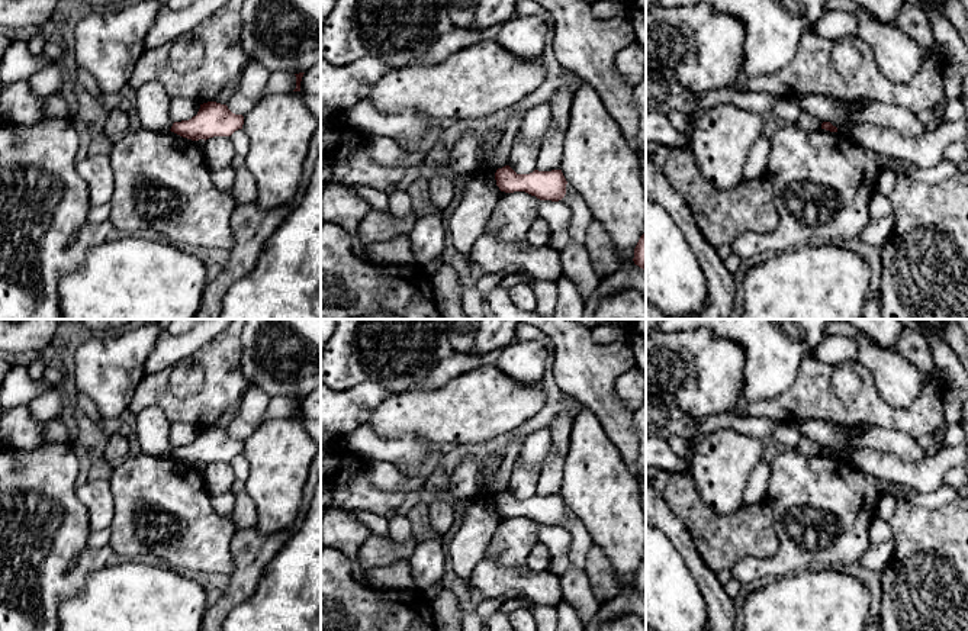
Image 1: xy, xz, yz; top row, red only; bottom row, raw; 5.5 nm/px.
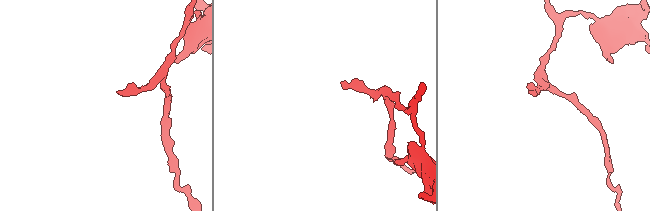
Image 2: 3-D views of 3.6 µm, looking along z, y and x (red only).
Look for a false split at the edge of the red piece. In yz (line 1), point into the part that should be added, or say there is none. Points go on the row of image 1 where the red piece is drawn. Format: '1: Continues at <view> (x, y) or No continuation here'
1: No continuation here

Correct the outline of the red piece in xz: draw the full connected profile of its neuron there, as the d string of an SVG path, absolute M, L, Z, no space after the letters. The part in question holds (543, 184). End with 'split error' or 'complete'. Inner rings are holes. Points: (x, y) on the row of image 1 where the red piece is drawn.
M509 165L498 168L495 173L496 186L501 191L525 191L540 200L559 202L566 194L566 178L562 170L517 174Z; complete

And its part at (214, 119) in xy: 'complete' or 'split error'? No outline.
complete

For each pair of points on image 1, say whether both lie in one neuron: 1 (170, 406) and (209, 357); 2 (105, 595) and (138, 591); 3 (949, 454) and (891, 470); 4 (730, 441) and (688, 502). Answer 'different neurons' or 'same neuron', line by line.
1: same neuron
2: same neuron
3: same neuron
4: different neurons

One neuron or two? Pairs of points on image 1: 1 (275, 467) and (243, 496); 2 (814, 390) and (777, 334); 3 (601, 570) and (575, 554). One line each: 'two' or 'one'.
1: two
2: two
3: two

